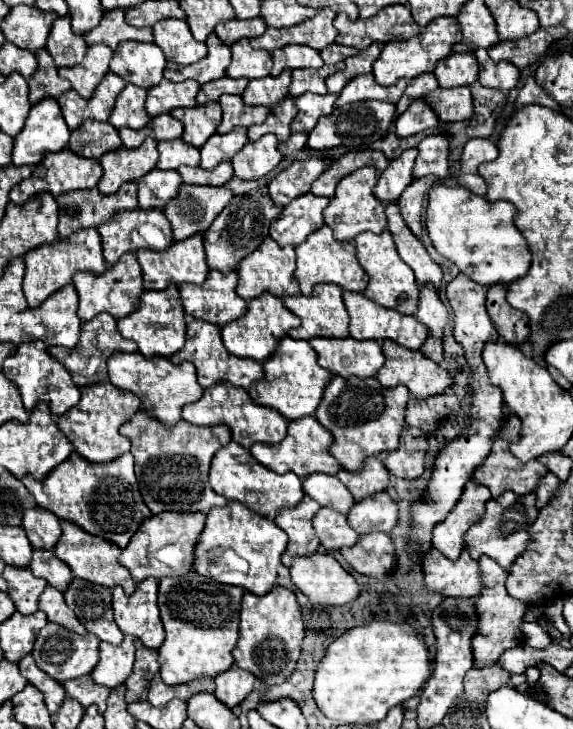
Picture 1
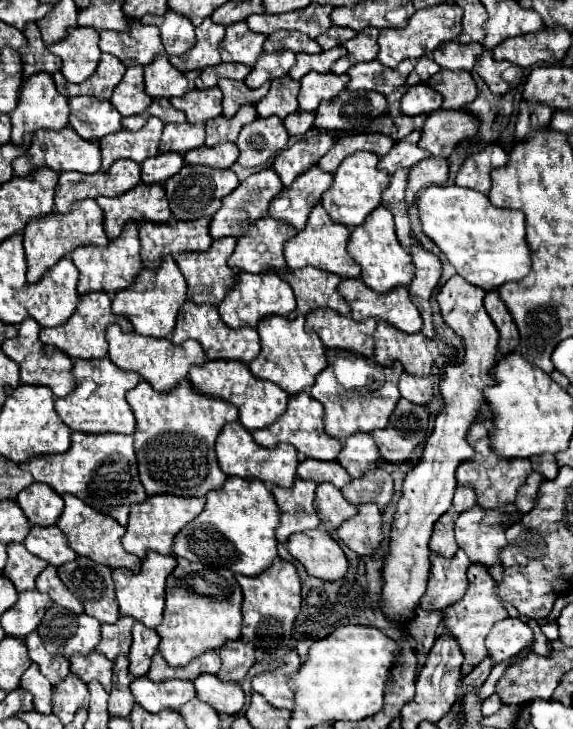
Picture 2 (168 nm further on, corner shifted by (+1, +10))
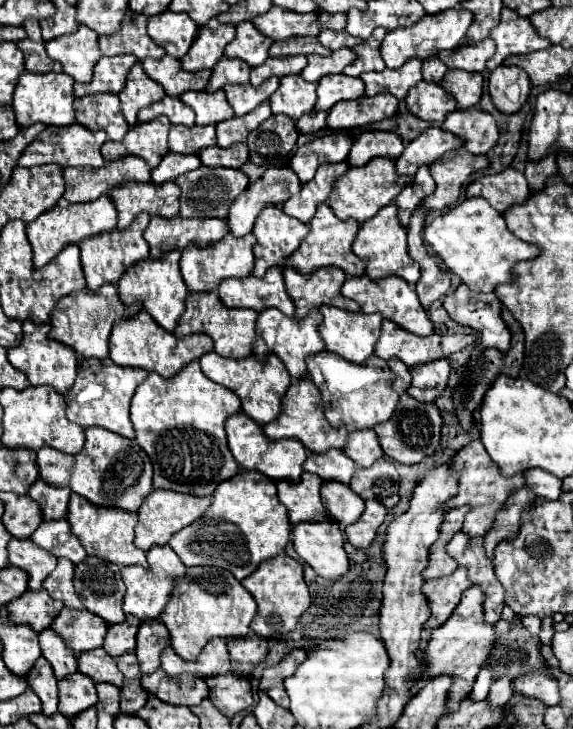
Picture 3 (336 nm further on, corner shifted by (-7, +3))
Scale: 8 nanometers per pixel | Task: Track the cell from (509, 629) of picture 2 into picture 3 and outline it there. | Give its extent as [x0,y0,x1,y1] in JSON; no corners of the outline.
[470,663,496,699]

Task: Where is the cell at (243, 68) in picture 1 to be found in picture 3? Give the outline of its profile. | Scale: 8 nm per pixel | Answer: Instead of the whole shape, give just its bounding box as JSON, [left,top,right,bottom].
[224,23,274,67]

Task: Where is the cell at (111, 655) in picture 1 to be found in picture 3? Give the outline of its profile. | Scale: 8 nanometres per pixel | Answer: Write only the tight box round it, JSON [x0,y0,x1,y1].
[104,615,140,657]

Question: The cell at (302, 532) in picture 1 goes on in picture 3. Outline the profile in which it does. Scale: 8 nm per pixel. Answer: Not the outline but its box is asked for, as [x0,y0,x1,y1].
[278,473,326,525]

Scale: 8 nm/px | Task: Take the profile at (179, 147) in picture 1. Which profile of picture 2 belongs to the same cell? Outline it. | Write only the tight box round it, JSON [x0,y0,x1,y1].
[160,124,204,152]

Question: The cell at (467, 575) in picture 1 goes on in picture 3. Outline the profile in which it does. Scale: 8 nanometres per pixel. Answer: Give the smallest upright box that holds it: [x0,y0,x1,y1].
[424,567,470,627]

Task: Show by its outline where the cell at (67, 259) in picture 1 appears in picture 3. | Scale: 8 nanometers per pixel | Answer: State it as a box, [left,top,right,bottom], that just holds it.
[26,195,116,269]

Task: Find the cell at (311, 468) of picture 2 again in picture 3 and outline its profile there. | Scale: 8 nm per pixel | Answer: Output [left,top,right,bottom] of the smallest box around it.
[304,451,358,485]

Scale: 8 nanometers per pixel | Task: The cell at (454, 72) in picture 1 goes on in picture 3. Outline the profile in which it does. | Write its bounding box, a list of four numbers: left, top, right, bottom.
[438,37,494,71]

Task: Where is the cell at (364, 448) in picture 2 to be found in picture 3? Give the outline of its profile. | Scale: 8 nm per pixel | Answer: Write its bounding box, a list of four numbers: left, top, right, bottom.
[344,431,384,467]

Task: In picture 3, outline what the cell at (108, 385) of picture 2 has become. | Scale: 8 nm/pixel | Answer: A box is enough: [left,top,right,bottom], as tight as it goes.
[66,359,146,439]

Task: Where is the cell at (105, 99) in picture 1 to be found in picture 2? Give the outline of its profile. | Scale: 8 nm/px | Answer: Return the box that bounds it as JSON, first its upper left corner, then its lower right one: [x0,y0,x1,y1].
[54,54,126,100]

